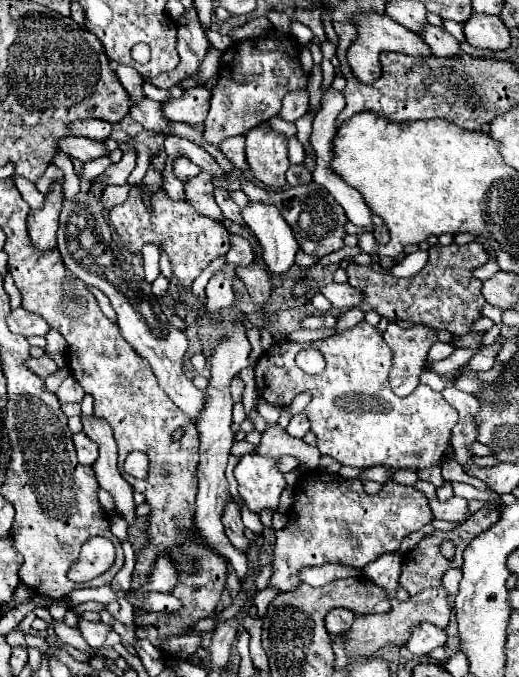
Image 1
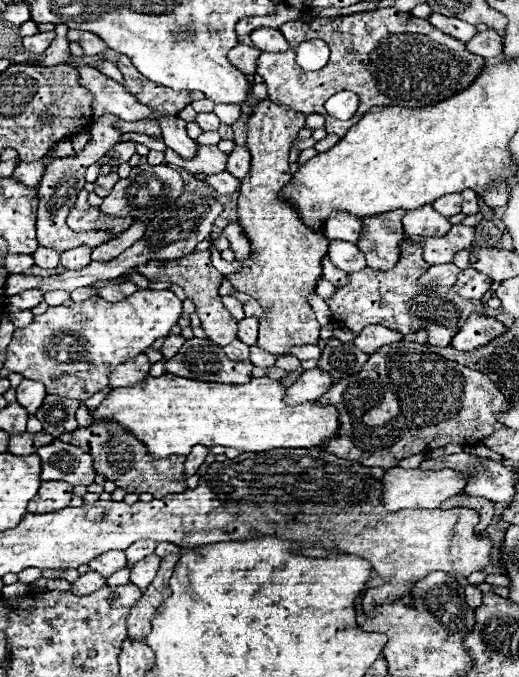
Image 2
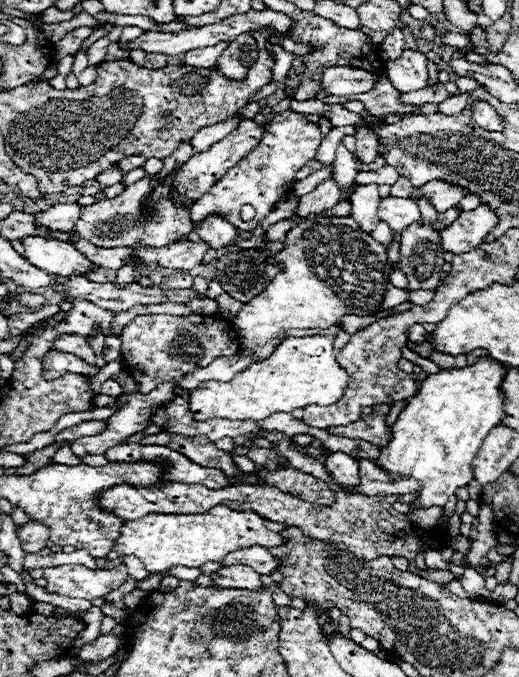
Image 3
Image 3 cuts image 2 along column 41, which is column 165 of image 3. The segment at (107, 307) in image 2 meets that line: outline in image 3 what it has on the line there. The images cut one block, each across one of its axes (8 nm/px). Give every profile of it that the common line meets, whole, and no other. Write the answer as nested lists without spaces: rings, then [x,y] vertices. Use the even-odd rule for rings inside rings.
[[[138,316],[125,326],[120,335],[121,357],[126,370],[140,384],[140,392],[148,392],[162,382],[180,380],[192,368],[208,366],[218,356],[234,356],[238,352],[238,334],[224,318],[214,316]]]

